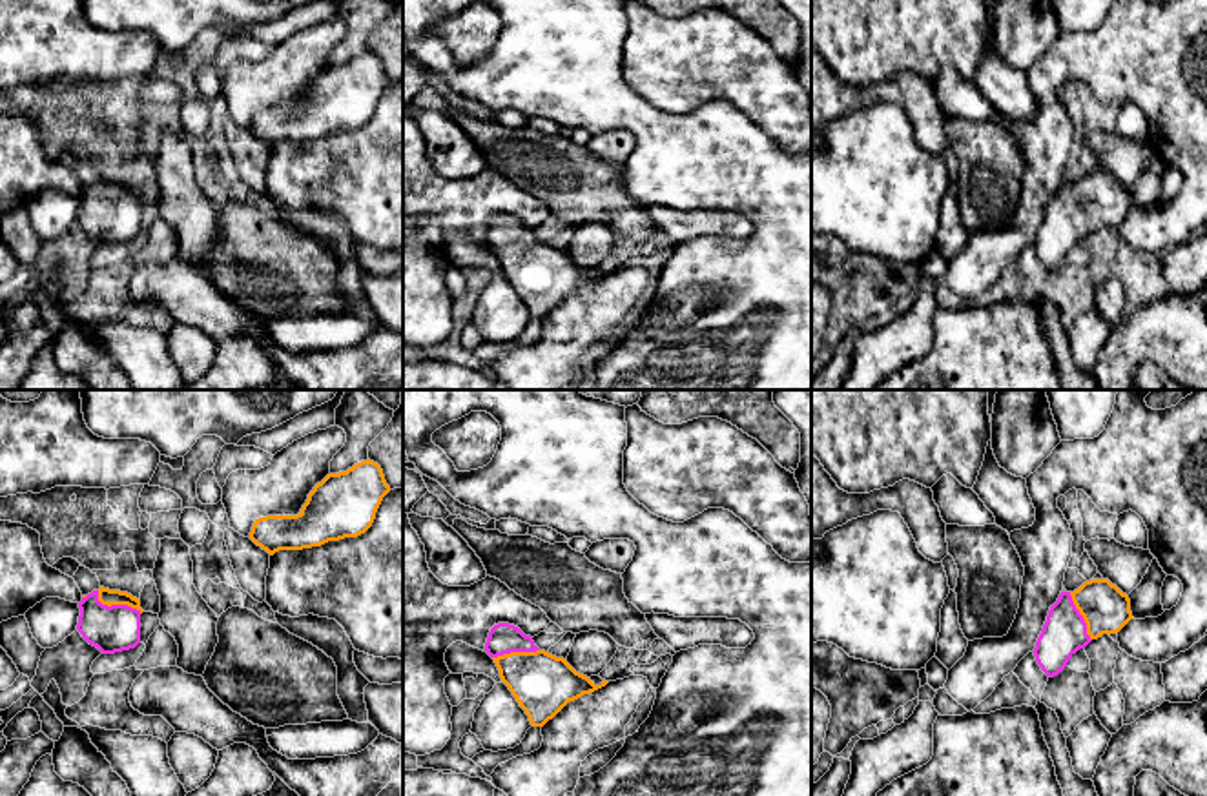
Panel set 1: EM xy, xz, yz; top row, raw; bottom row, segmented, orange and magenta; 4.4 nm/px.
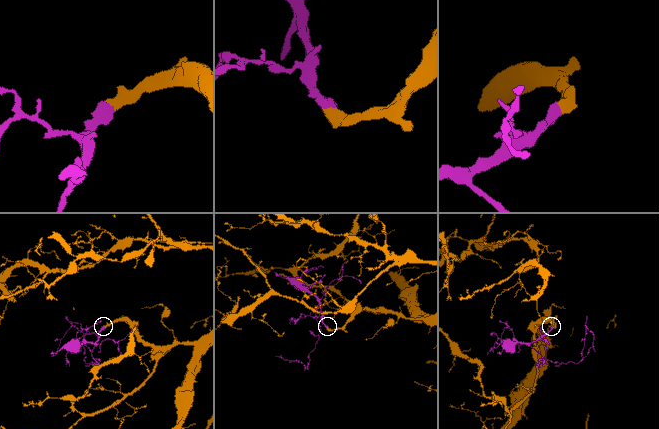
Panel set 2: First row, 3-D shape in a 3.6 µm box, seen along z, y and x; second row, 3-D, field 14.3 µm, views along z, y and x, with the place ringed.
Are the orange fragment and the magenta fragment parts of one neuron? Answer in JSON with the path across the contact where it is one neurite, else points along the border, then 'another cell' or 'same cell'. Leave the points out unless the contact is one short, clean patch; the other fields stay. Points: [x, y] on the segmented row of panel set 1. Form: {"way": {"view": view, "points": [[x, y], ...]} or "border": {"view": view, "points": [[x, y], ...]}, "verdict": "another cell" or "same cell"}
{"way": {"view": "xy", "points": [[106, 596], [115, 603], [112, 629]]}, "verdict": "same cell"}

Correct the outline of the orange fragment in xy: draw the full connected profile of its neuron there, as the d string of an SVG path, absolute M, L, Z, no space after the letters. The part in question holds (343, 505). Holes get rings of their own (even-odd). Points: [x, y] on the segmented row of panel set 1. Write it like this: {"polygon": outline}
{"polygon": "M366 459L346 472L328 474L308 494L297 515L255 519L250 539L273 556L365 534L390 492L383 470Z"}

